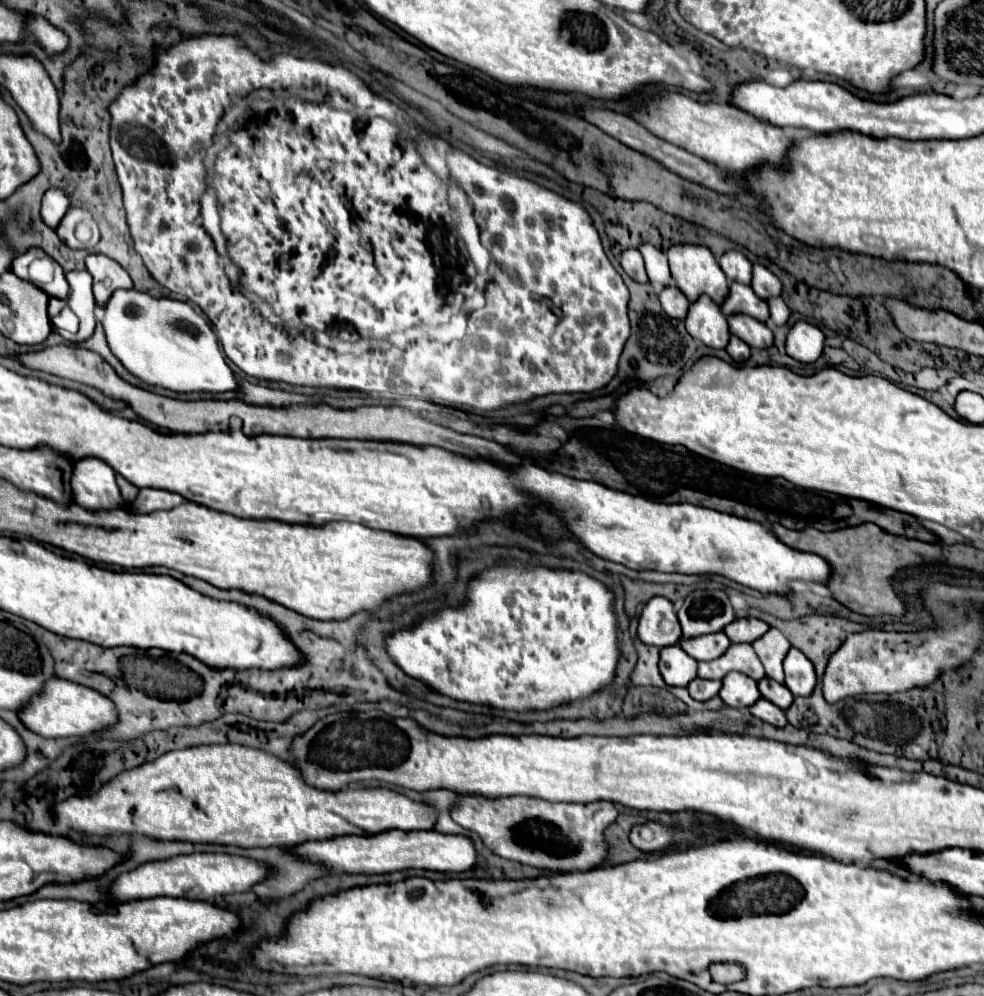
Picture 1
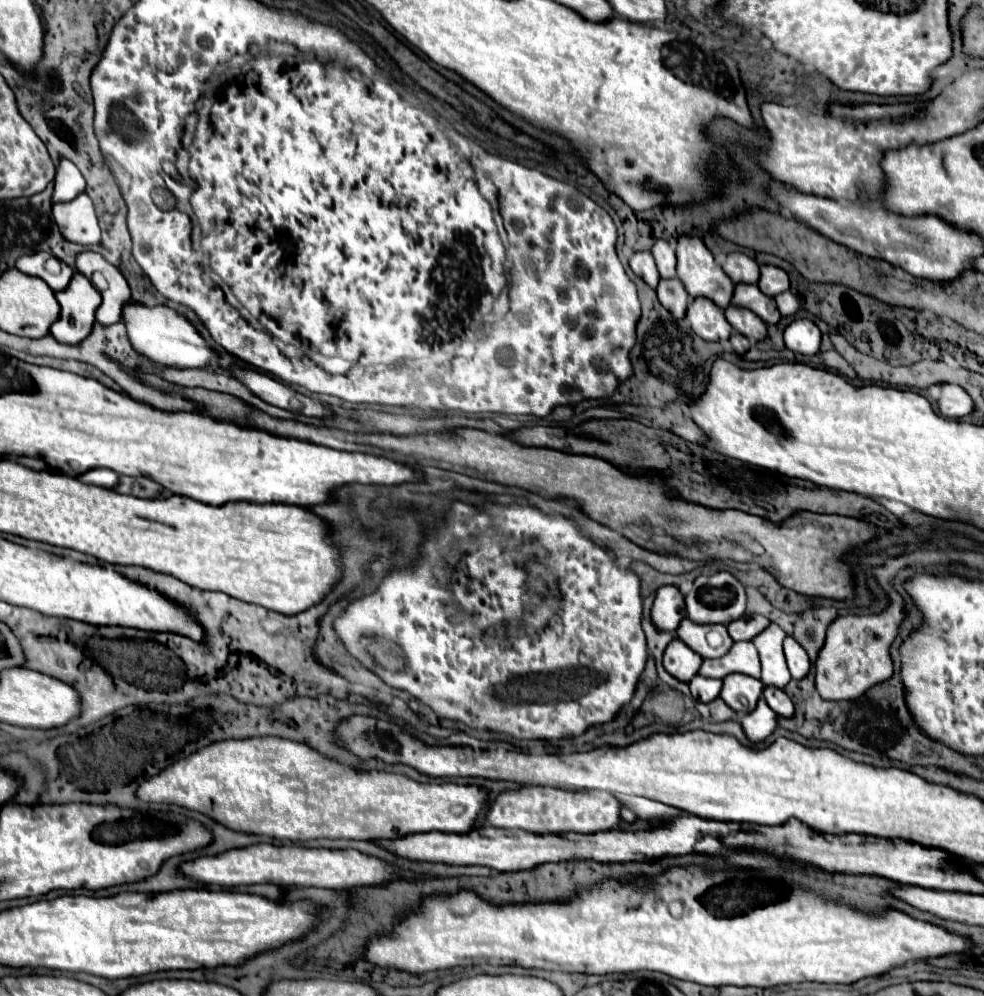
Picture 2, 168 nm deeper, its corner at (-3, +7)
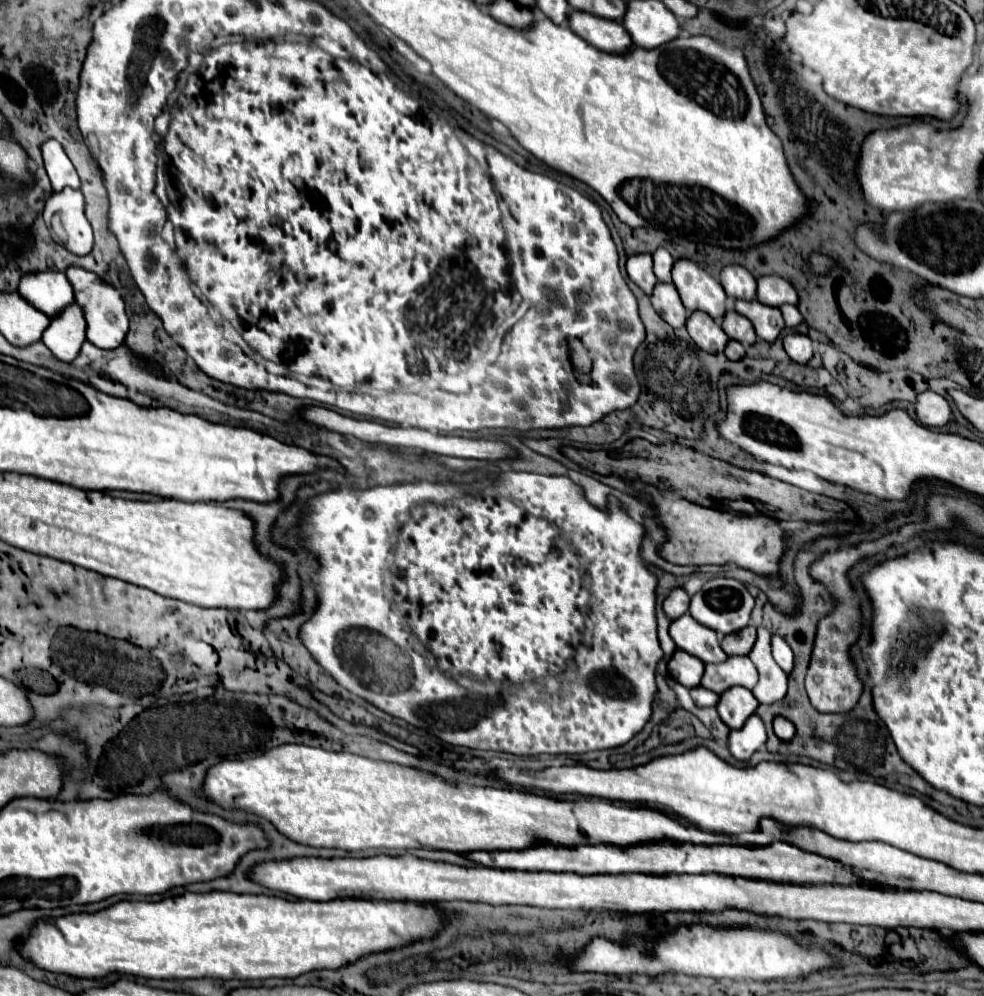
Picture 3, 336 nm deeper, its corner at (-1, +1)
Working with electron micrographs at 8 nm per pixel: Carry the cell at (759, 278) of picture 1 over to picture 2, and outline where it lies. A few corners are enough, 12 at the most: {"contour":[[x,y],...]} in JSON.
{"contour":[[761,266],[759,290],[777,296],[789,290],[789,276],[777,266]]}

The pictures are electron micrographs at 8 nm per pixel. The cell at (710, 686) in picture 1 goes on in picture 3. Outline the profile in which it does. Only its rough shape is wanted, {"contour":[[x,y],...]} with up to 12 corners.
{"contour":[[703,686],[691,688],[691,698],[697,706],[715,706],[719,694]]}

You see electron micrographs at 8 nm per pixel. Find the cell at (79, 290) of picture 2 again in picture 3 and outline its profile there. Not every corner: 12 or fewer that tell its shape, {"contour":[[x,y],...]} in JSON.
{"contour":[[73,302],[43,332],[45,346],[71,362],[85,342],[85,314]]}

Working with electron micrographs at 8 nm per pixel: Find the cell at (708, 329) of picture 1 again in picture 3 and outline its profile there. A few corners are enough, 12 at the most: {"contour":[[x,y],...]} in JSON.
{"contour":[[705,312],[687,318],[687,332],[701,350],[723,352],[729,340]]}

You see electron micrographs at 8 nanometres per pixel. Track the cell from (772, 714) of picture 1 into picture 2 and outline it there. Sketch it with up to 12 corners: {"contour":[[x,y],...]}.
{"contour":[[759,700],[739,718],[747,740],[759,744],[775,730],[777,714]]}

